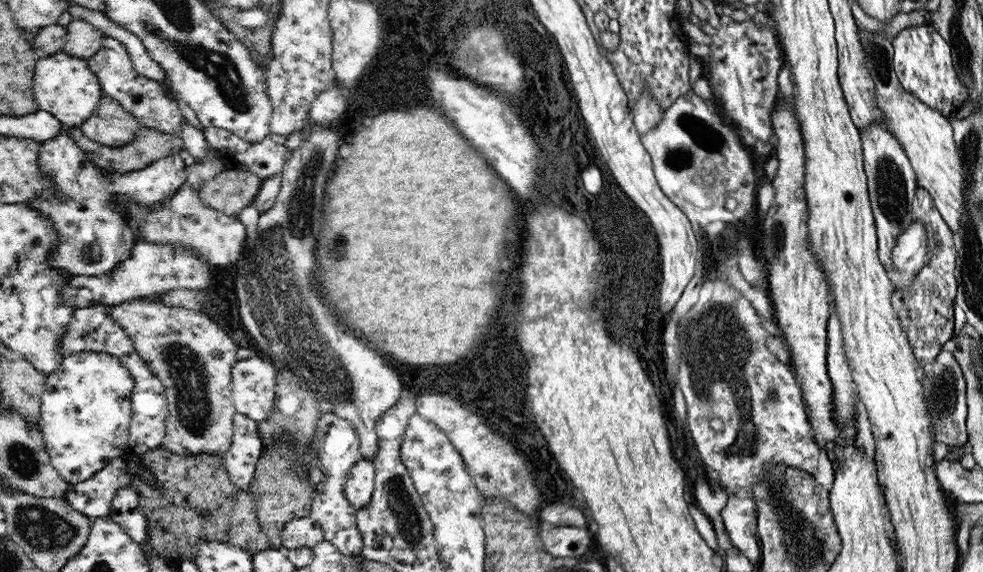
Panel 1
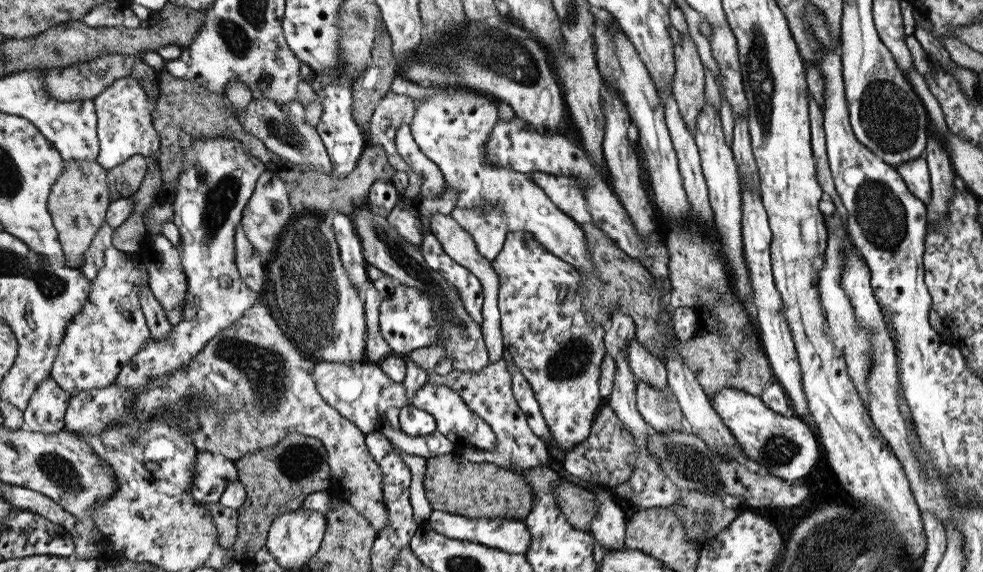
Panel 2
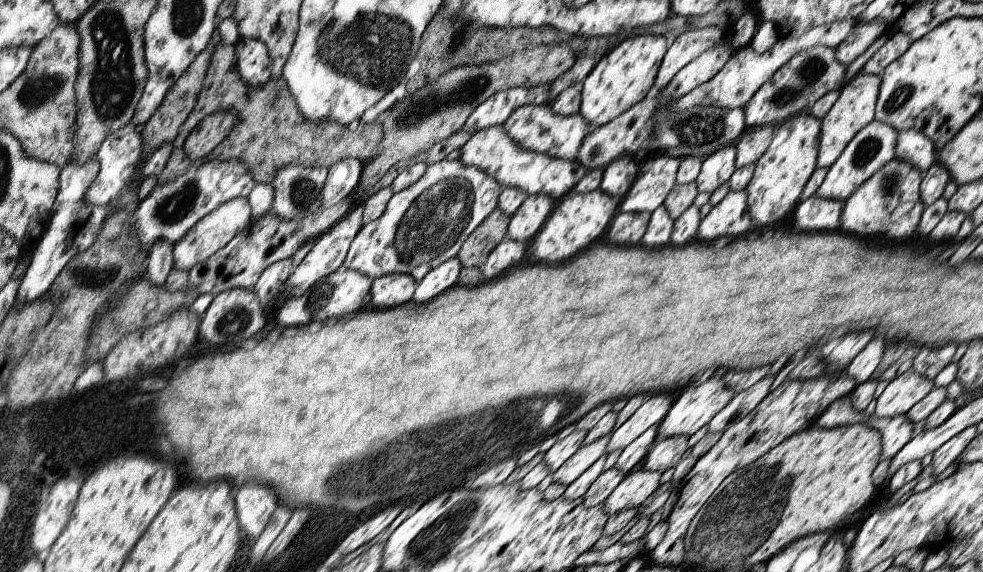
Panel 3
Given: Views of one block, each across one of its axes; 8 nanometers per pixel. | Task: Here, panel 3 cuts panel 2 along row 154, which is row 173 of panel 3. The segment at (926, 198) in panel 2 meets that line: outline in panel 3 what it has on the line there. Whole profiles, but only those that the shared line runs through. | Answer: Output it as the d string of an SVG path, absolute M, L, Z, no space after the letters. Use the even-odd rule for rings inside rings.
M917 130L899 132L895 142L895 158L901 162L907 162L909 166L925 174L937 162L935 144Z

